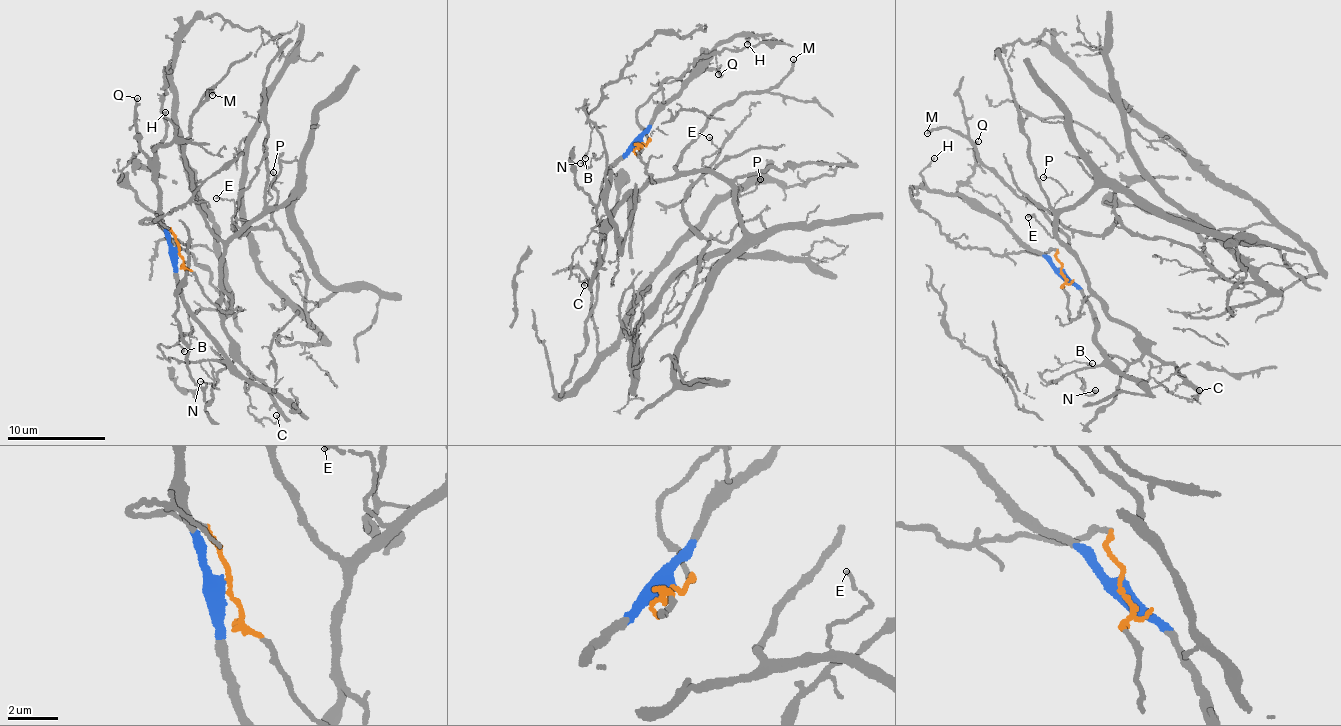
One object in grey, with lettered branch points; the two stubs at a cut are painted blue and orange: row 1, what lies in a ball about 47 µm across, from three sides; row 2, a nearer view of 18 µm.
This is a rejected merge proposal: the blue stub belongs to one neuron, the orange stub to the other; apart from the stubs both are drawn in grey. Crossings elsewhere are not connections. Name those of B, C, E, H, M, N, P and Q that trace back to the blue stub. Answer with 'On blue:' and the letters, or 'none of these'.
On blue: B, C, H, N, Q

